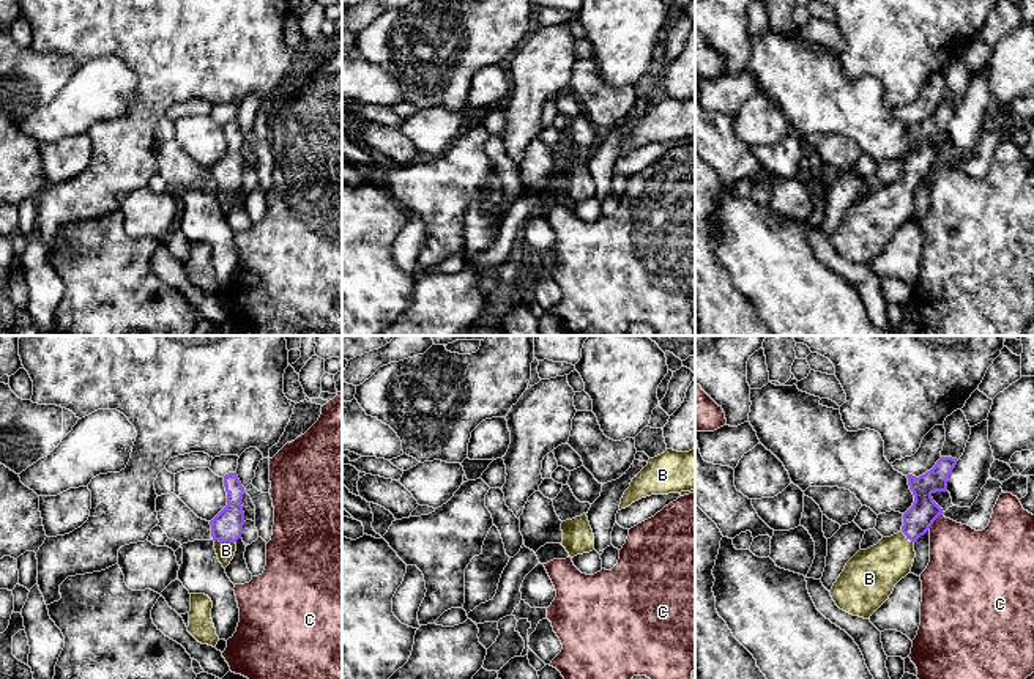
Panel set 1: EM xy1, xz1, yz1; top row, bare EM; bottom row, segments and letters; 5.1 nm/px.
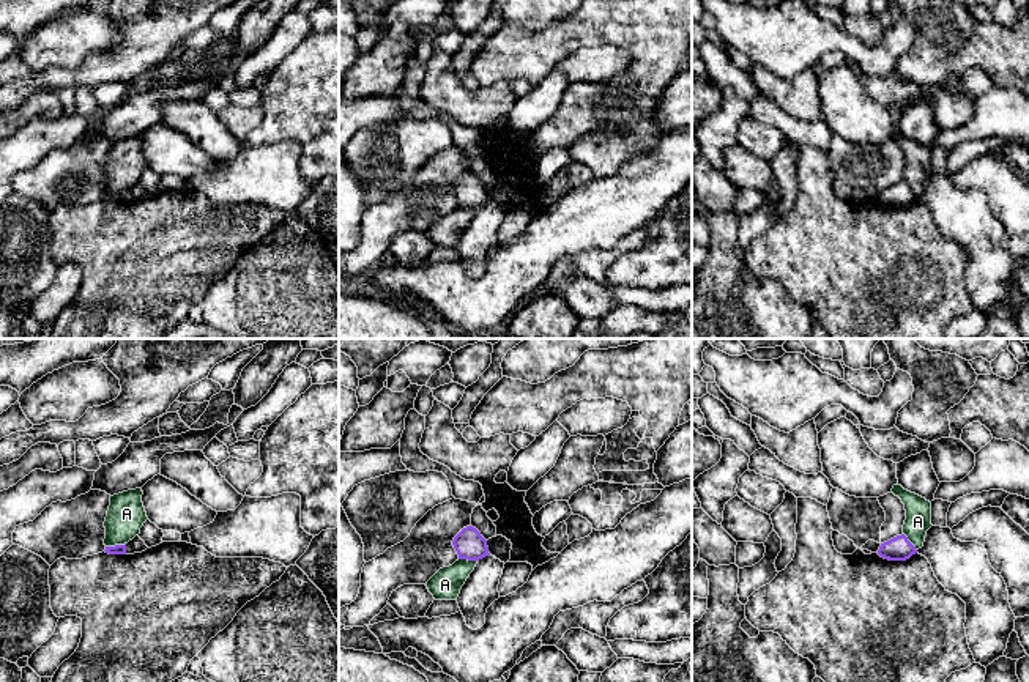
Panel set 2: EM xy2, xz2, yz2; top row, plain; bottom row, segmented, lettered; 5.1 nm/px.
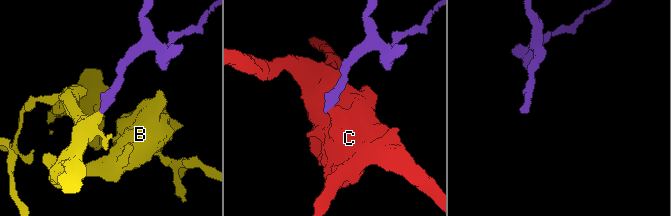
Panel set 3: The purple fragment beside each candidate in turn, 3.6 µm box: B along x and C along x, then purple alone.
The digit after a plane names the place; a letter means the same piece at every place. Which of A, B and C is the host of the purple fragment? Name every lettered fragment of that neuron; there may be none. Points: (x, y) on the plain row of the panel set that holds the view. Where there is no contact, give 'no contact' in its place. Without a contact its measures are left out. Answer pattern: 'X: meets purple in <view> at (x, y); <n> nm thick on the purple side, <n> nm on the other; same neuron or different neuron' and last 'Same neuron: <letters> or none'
A: meets purple in xy2 at (115, 192); 50 nm thick on the purple side, 190 nm on the other; different neuron
B: meets purple in xy1 at (224, 188); 160 nm thick on the purple side, 100 nm on the other; same neuron
C: meets purple in yz1 at (933, 167); 150 nm thick on the purple side, 340 nm on the other; different neuron
Same neuron: B

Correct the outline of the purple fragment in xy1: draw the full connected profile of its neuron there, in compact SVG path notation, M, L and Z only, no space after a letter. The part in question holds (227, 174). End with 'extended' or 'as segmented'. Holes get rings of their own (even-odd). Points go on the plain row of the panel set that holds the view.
M236 120L224 123L224 134L227 139L227 153L210 169L210 172L218 206L225 216L235 203L235 189L241 186L243 181L244 159L241 147L244 134Z; extended

